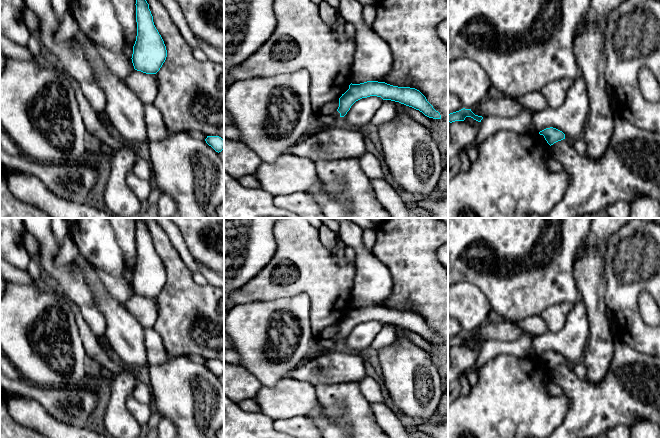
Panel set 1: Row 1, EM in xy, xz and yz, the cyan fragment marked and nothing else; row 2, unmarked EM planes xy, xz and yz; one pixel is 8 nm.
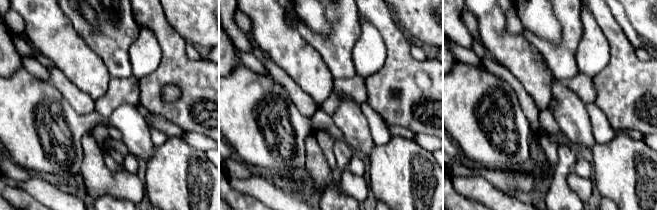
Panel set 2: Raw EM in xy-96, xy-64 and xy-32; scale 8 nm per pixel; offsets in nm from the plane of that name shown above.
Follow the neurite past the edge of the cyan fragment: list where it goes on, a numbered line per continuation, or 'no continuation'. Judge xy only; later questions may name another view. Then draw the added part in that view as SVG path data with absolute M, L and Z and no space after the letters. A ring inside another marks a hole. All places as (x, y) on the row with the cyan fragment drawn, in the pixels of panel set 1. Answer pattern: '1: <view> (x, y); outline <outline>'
no continuation

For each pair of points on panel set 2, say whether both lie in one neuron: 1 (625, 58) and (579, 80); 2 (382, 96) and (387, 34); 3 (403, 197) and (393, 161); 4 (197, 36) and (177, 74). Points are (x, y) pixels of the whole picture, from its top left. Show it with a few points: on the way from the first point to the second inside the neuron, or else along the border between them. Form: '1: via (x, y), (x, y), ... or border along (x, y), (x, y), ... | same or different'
1: border along (593, 77), (594, 101) | different
2: via (393, 81), (393, 49) | same
3: via (403, 188), (403, 175), (400, 170) | same
4: border along (178, 32), (186, 43) | different

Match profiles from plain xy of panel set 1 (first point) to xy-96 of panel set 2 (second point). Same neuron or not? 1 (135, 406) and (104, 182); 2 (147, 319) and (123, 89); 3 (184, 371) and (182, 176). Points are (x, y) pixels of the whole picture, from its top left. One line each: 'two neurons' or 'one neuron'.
1: one neuron
2: one neuron
3: one neuron

